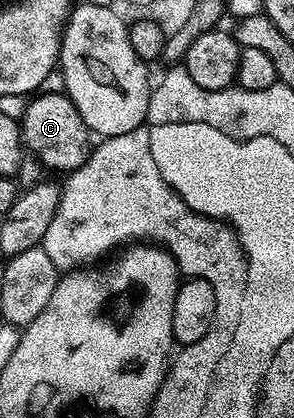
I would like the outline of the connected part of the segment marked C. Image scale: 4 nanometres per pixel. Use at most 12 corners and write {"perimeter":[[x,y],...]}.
{"perimeter":[[37,92],[18,120],[45,170],[87,161],[90,131],[67,93]]}

